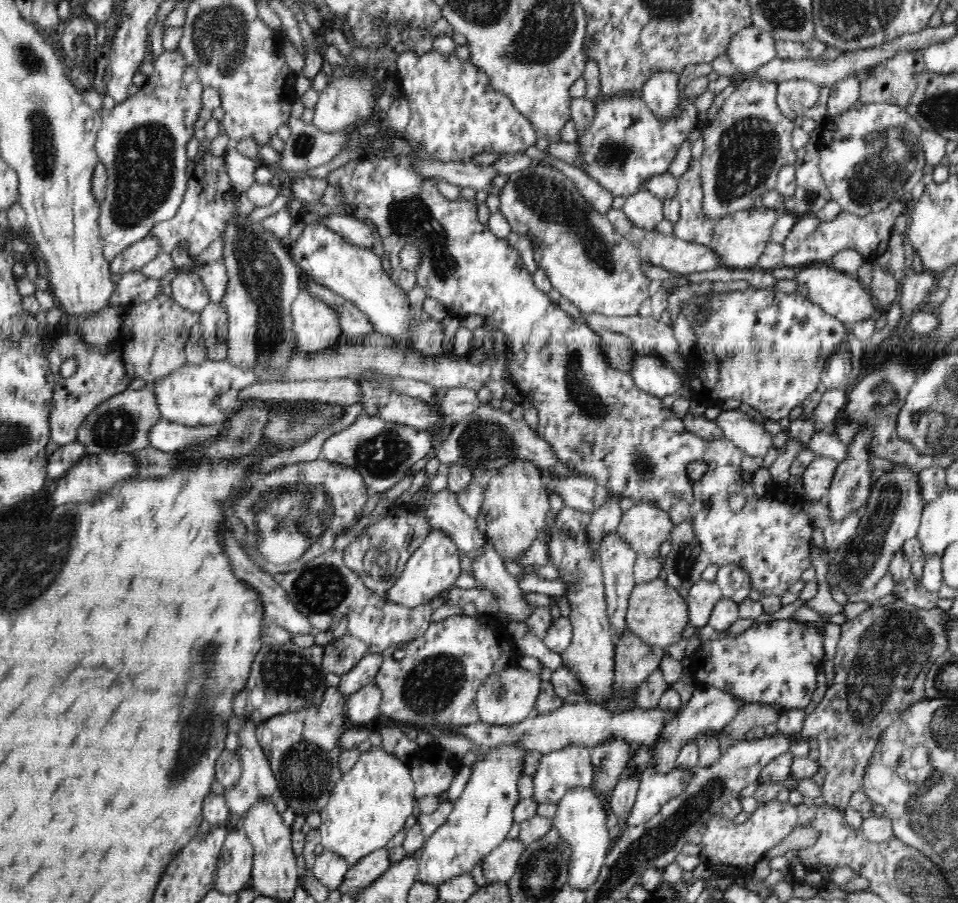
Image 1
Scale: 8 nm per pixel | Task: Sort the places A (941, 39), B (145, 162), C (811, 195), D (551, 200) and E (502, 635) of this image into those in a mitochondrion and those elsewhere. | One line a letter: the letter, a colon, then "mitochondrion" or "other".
A: other
B: mitochondrion
C: mitochondrion
D: mitochondrion
E: other

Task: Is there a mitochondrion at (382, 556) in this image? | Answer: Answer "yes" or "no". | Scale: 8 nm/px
yes

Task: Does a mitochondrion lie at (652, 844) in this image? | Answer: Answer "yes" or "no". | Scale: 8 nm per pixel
yes

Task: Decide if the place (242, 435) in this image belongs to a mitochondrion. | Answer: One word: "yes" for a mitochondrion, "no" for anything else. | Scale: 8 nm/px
yes

